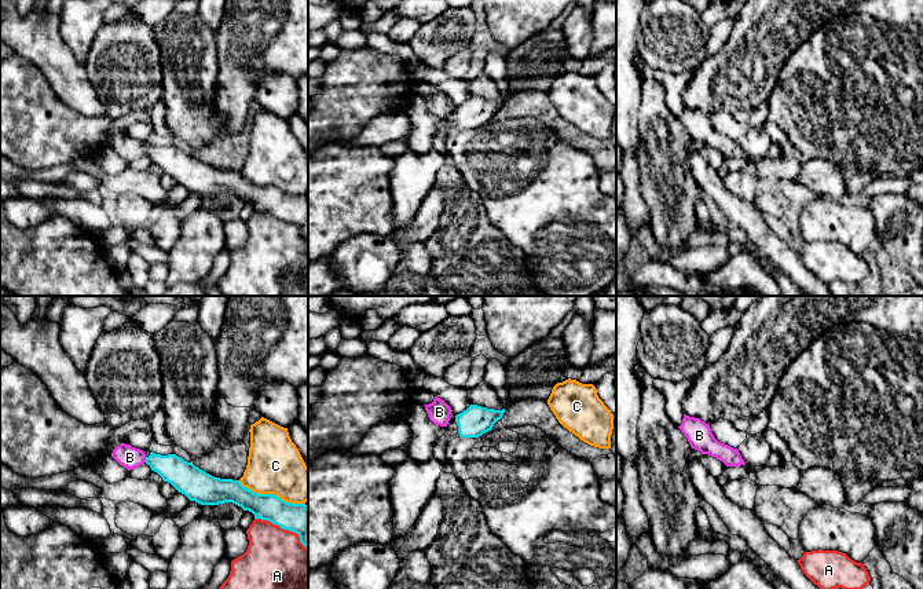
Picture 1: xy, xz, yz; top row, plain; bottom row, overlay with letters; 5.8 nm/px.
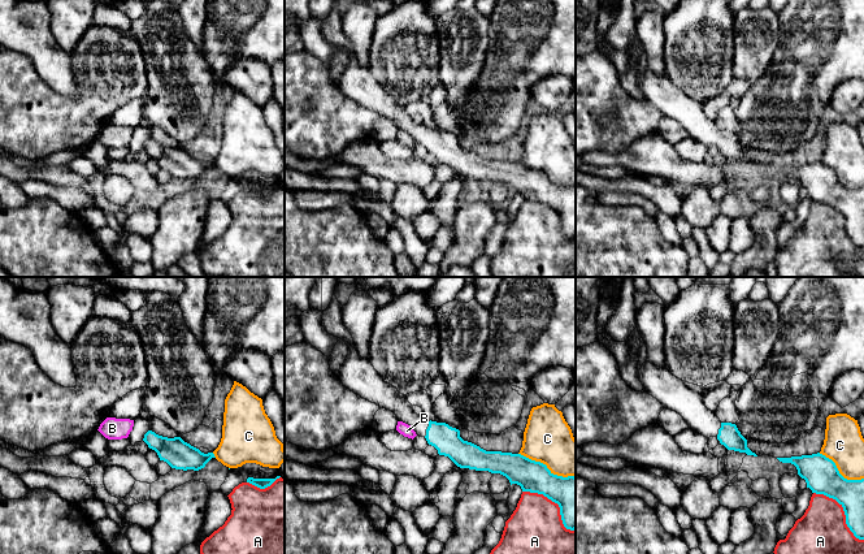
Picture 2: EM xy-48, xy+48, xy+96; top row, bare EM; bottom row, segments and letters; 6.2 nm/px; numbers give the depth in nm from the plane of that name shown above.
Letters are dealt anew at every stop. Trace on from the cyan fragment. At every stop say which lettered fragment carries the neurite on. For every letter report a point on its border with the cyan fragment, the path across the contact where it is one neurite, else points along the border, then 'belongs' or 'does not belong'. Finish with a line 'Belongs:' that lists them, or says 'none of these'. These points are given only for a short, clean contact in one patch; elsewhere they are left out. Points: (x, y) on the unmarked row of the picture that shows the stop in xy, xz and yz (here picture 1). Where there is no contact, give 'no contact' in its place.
A: meets cyan in xy at (282, 219); does not belong
B: meets cyan in xy at (146, 152); border along xy (145, 149), (146, 153); does not belong
C: meets cyan in xy at (271, 186); does not belong
Belongs: none of these

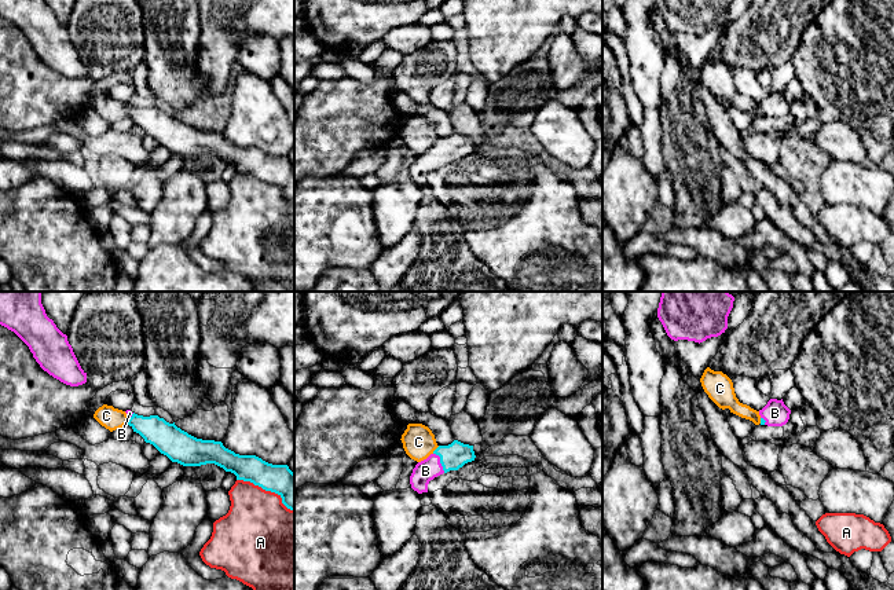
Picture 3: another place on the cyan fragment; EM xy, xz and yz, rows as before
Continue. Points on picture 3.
A: meets cyan in xy at (267, 182); does not belong
B: meets cyan in xz at (440, 154); runs through xz (454, 147), (440, 154), (425, 162); belongs
C: meets cyan in xz at (435, 142); border along xz (439, 138), (432, 145); does not belong
Belongs: B

